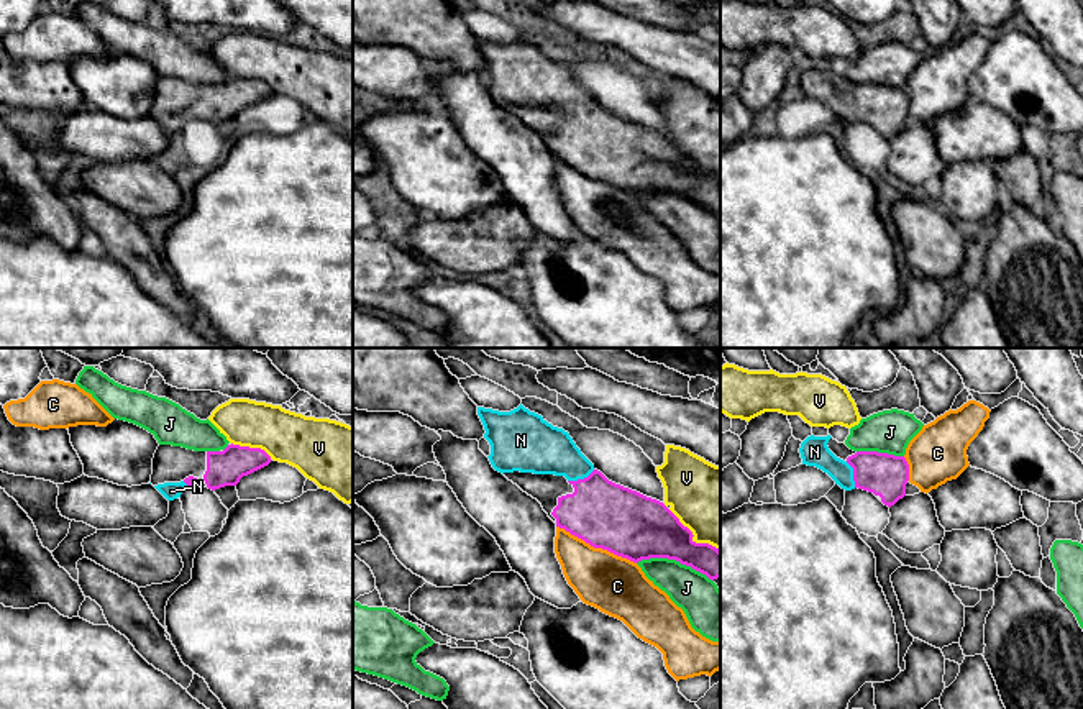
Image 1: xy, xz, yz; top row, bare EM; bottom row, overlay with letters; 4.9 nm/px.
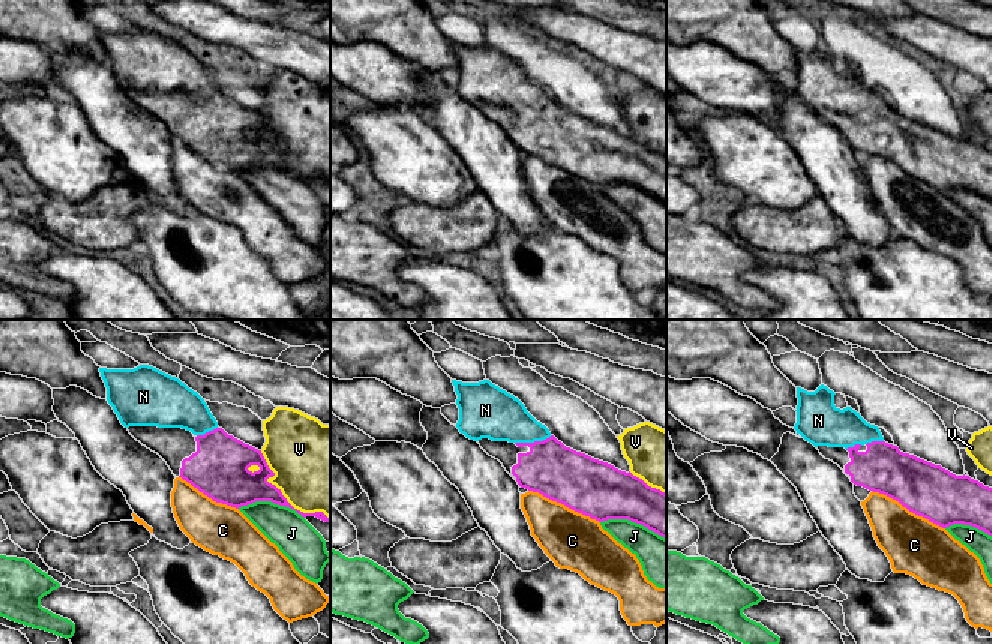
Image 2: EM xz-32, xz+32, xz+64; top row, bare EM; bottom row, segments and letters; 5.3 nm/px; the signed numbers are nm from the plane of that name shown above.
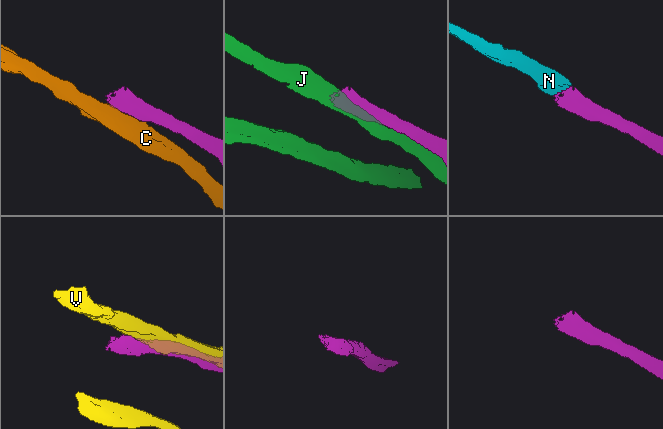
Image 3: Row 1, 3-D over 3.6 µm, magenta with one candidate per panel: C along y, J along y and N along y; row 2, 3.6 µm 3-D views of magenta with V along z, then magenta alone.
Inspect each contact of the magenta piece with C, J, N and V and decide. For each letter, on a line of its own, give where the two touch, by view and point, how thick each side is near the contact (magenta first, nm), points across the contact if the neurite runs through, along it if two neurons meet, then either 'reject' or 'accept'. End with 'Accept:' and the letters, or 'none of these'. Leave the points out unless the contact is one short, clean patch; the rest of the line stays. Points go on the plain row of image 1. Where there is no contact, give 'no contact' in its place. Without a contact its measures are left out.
C: contact xz (596, 179); calibres 320 and 280 nm; reject
J: contact xz (675, 191); calibres 320 and 200 nm; reject
N: contact xz (581, 112); calibres 320 and 260 nm; way xz (607, 148), (581, 112), (553, 84), (542, 81); accept
V: contact xz (693, 168); calibres 300 and 380 nm; reject
Accept: N

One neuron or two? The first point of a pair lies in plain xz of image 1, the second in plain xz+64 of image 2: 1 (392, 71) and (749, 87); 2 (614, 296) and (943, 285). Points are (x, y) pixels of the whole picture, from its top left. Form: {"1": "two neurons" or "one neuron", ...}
{"1": "one neuron", "2": "one neuron"}

